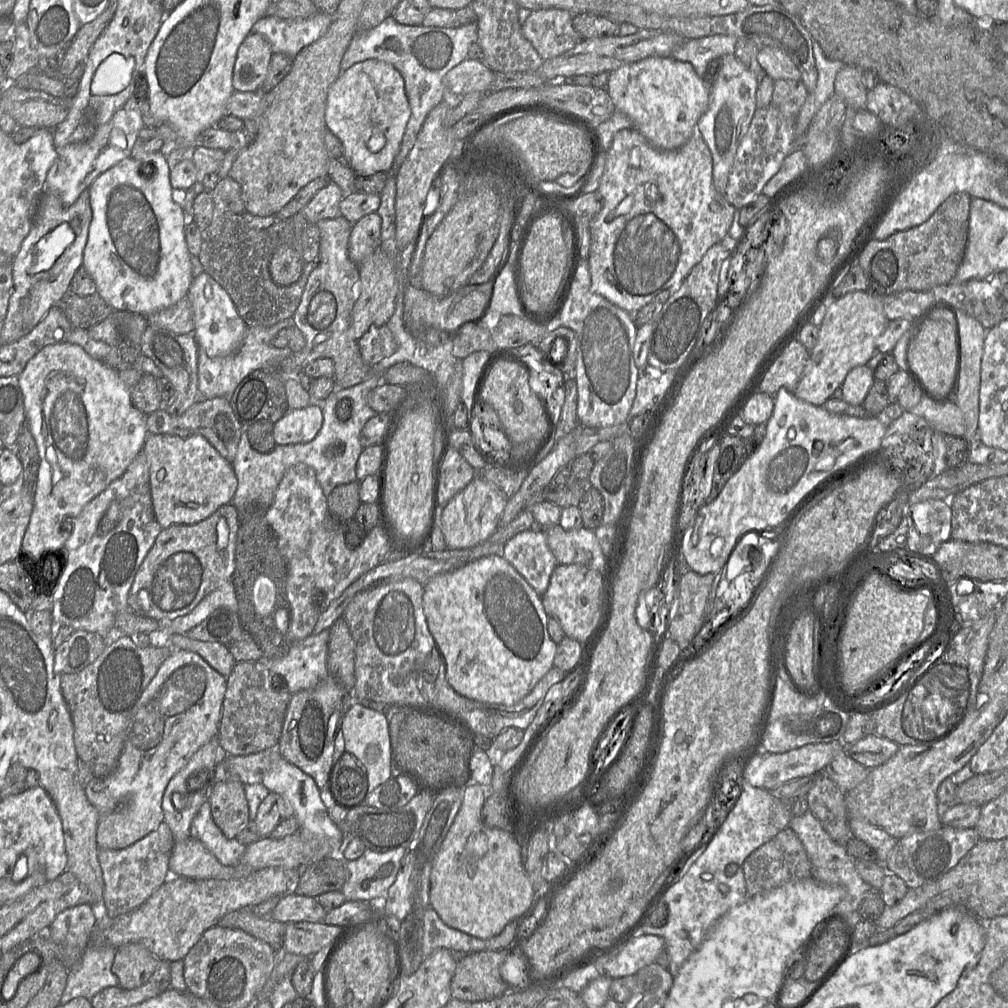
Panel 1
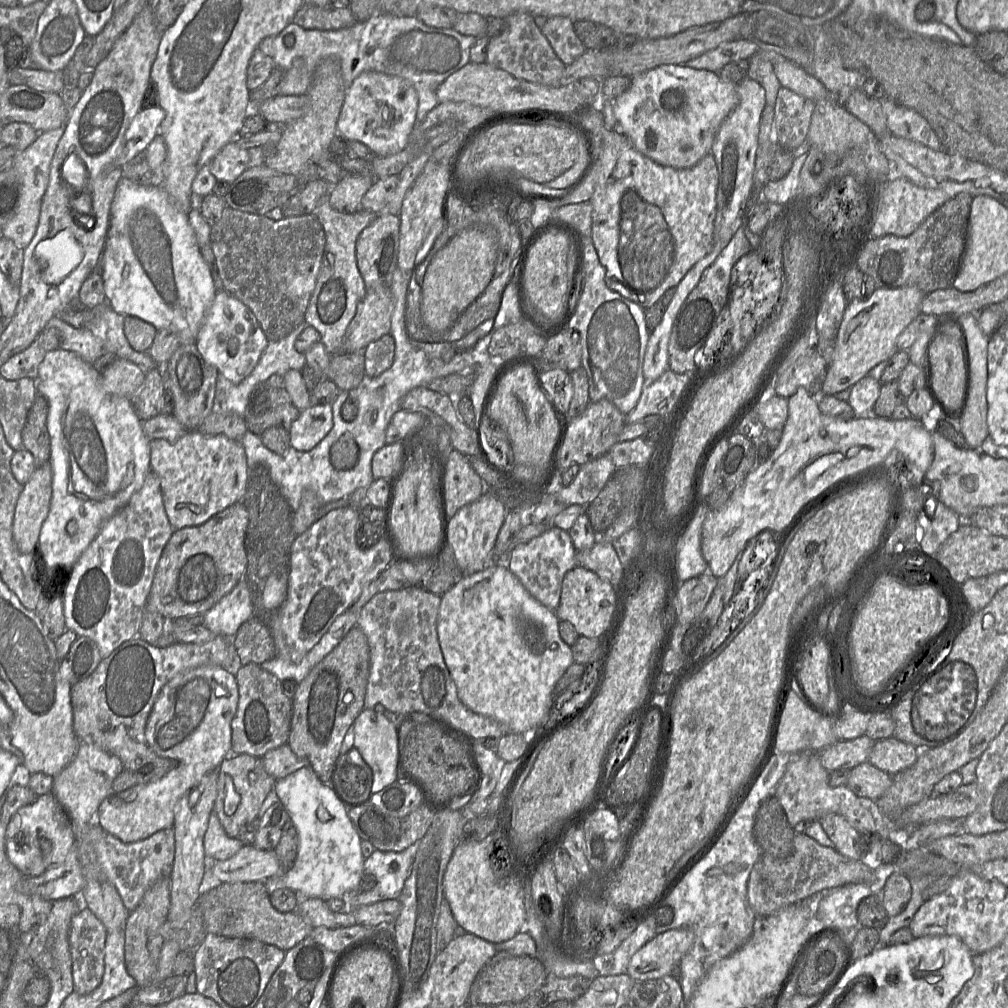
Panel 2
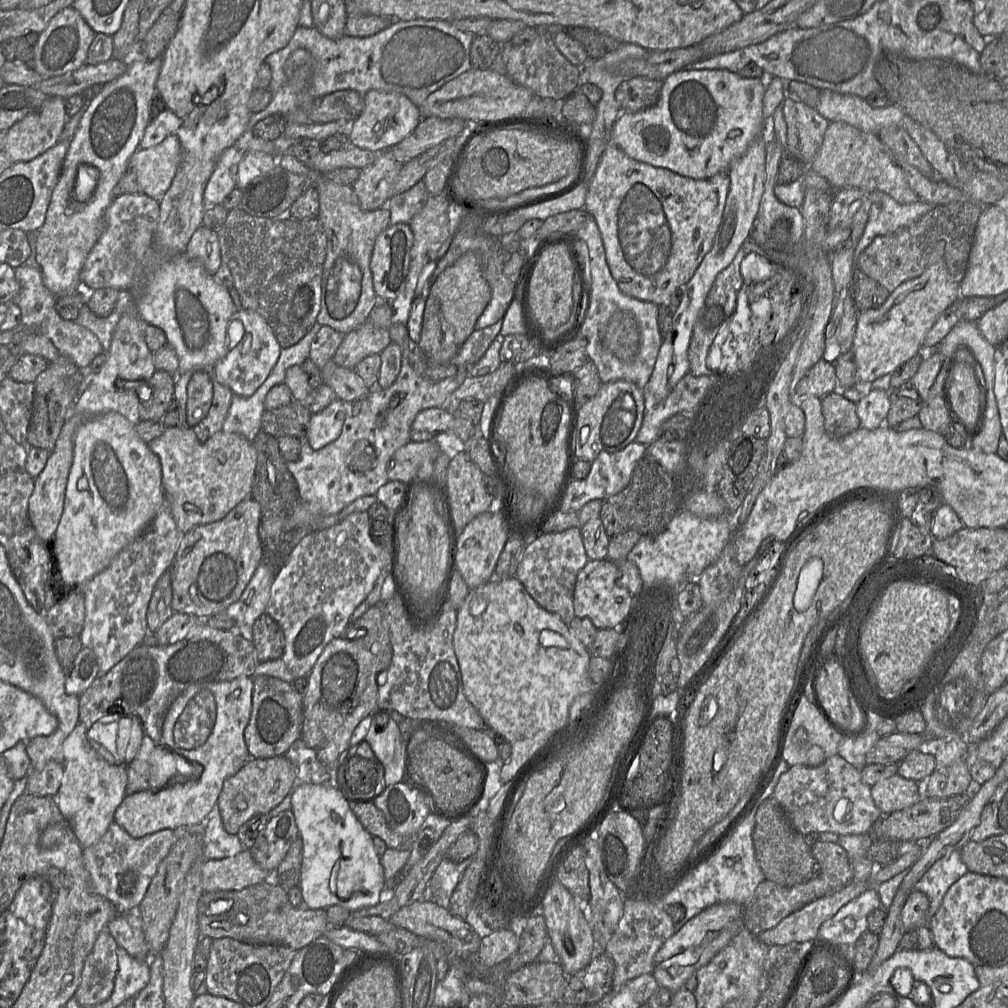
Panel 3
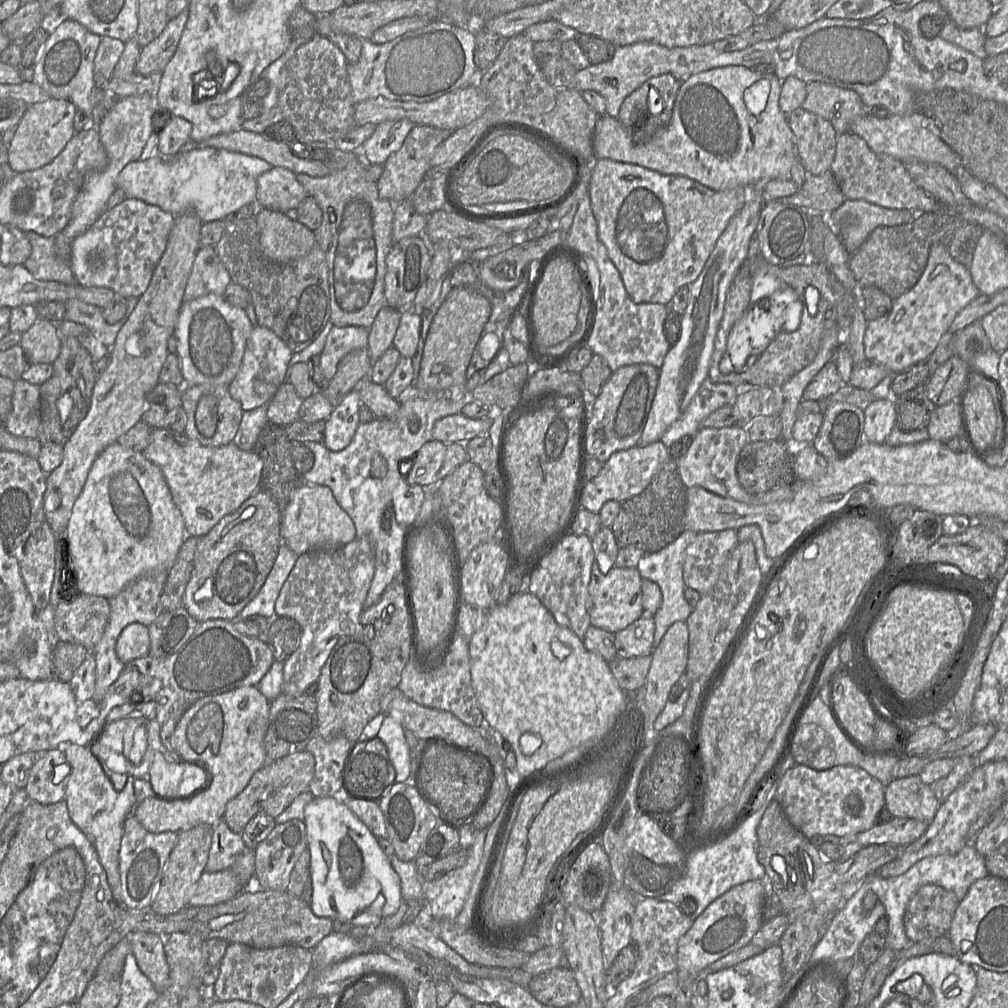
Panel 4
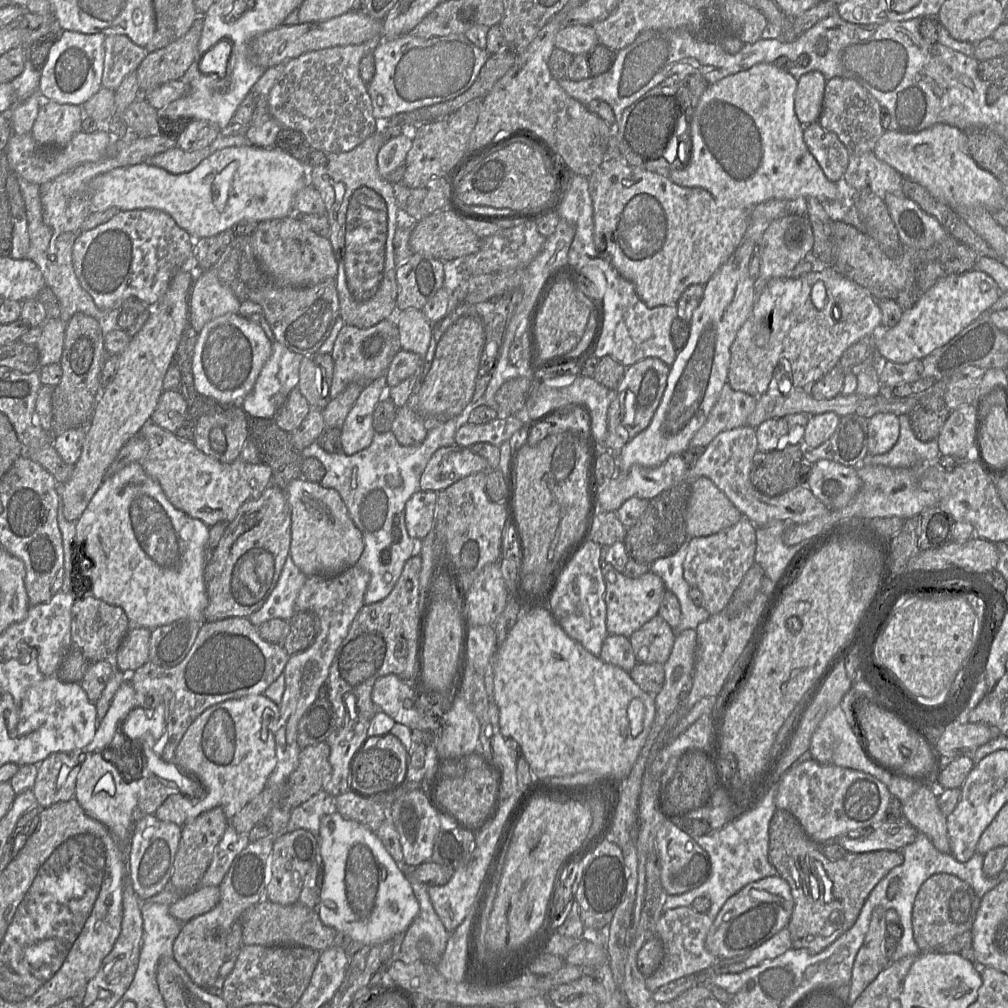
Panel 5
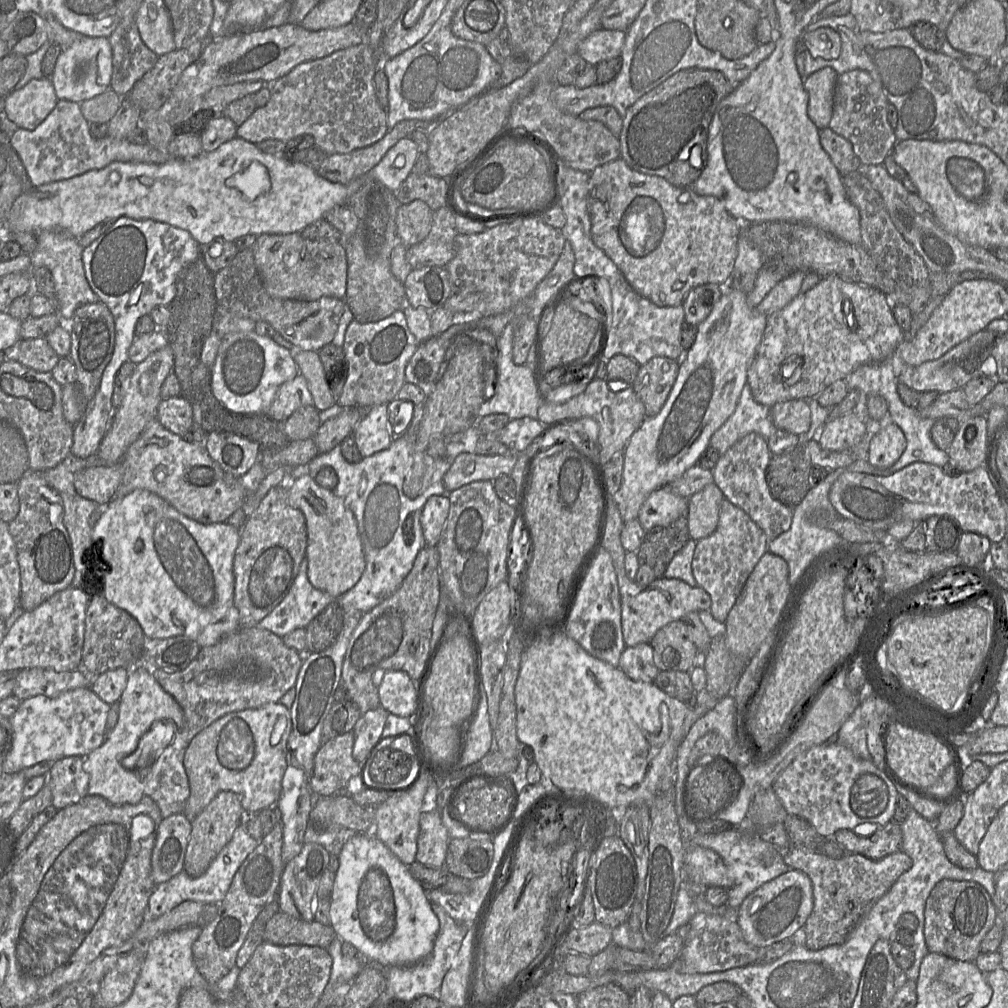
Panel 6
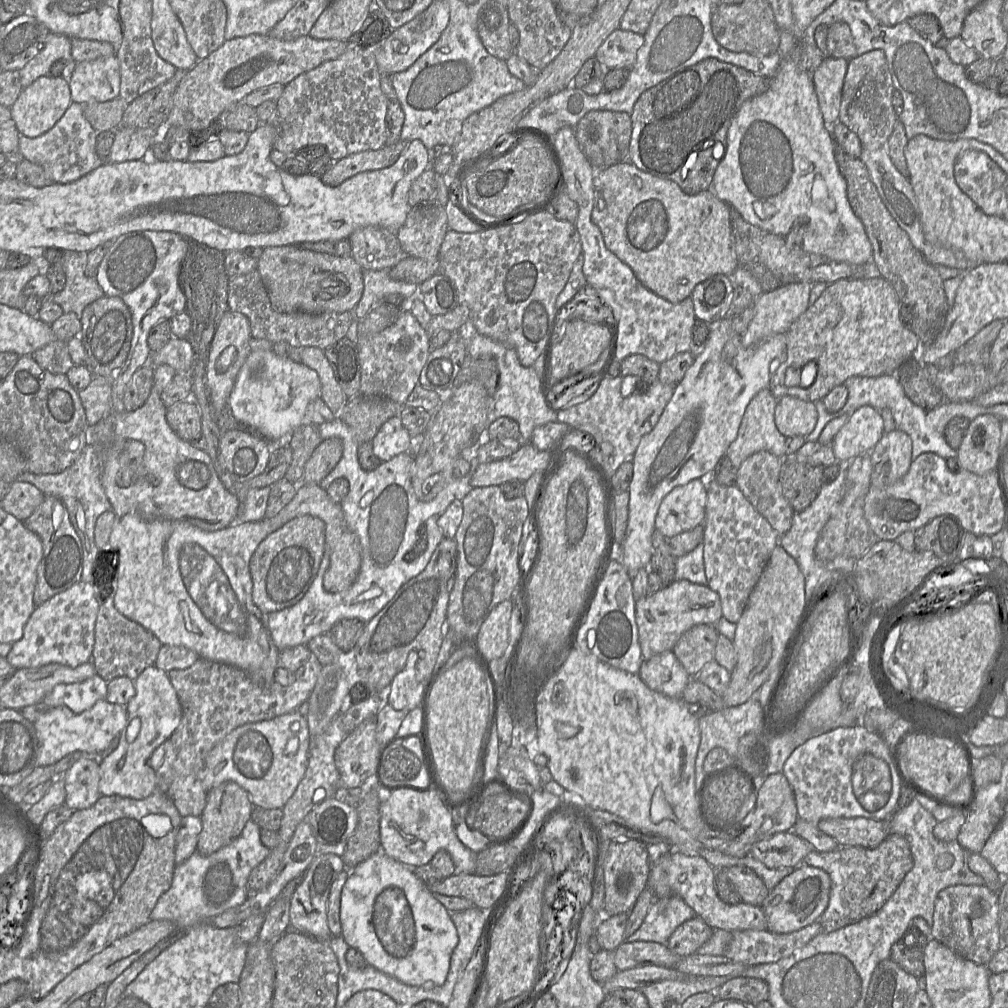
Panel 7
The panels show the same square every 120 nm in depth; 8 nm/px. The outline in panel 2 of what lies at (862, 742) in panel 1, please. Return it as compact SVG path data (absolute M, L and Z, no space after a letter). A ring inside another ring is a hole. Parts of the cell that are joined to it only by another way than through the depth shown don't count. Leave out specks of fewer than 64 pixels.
M891 736L875 741L867 762L894 775L912 766L917 758L918 753L915 746Z

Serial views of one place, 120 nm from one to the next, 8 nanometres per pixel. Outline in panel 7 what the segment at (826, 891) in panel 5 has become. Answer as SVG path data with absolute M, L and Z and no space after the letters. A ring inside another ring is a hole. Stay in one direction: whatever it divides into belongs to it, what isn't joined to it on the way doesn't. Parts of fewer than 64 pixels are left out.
M889 835L876 848L839 847L830 852L813 850L806 856L804 864L821 868L830 876L829 903L817 920L822 926L823 933L829 933L855 924L879 911L896 891L906 874L913 868L914 861L908 841L901 835Z

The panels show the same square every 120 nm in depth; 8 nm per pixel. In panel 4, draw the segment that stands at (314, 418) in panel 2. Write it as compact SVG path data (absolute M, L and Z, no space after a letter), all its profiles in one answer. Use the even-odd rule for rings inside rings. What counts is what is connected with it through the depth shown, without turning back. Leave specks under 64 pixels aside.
M353 389L334 406L331 414L325 420L322 443L331 451L340 451L351 442L360 423L359 408L360 394Z

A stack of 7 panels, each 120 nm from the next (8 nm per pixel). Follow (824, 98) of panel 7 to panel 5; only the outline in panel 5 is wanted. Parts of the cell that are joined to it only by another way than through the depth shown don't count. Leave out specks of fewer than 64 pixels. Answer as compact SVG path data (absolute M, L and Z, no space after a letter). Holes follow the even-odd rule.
M812 71L798 79L794 97L794 110L803 125L817 122L822 111L827 80L819 71Z

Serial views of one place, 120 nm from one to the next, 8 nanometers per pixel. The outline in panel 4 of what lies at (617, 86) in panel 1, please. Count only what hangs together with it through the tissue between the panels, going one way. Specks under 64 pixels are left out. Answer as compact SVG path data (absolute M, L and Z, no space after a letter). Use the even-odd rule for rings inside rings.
M743 66L714 68L681 80L670 122L644 144L635 144L617 118L599 116L592 140L593 158L611 159L666 175L683 176L714 191L763 185L776 179L800 183L807 176L798 161L787 115L779 106L782 80L773 74L754 72Z

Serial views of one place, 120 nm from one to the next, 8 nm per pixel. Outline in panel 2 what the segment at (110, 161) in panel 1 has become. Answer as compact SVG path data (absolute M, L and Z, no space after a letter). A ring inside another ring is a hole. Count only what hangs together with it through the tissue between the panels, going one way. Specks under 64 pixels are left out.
M159 106L141 109L125 132L122 152L112 165L123 168L135 155L145 151L159 134L159 127L164 117L165 111Z

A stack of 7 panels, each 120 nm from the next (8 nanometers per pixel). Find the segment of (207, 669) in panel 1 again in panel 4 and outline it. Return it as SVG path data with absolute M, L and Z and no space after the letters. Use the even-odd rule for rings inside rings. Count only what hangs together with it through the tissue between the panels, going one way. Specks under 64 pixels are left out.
M245 686L241 688L237 688L235 690L219 694L219 695L212 695L212 696L206 696L199 700L197 700L195 703L193 703L181 716L179 719L175 730L173 732L172 736L172 745L173 748L179 756L184 758L185 760L192 761L199 766L203 766L205 771L208 774L208 782L207 785L200 791L194 791L193 795L191 795L188 799L182 800L179 798L173 797L171 794L168 794L165 796L165 798L158 798L158 797L150 797L146 798L142 802L136 804L133 815L137 818L137 820L140 822L140 824L151 833L161 833L166 831L173 831L176 833L182 832L184 830L187 830L189 828L192 828L197 825L209 825L213 826L215 823L217 823L219 820L223 819L223 815L226 809L227 803L237 796L240 792L244 790L244 788L248 785L251 777L253 774L261 769L267 762L265 747L264 747L264 737L267 731L268 726L268 718L269 718L269 708L270 708L270 701L258 690L256 686Z

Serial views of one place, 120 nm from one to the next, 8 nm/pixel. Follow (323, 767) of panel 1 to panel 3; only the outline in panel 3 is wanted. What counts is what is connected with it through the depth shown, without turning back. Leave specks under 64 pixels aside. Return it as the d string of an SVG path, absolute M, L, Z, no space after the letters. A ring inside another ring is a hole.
M381 600L378 604L371 607L365 614L363 614L357 621L350 623L347 628L344 630L343 634L336 639L333 639L324 649L322 654L317 659L313 669L308 678L308 686L306 692L303 694L303 724L301 730L300 739L311 749L316 752L318 760L325 766L334 768L335 771L335 785L336 785L336 770L337 770L337 761L349 748L350 748L350 739L358 724L365 719L366 717L373 715L377 709L378 701L378 688L379 684L377 682L378 675L386 671L392 661L392 646L390 642L389 632L385 627L385 620L383 618L383 612L381 609Z

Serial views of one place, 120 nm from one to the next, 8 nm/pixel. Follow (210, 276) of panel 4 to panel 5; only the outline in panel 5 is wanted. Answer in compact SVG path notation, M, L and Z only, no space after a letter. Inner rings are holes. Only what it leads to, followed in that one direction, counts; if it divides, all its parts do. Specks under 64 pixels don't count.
M208 269L196 273L189 298L189 322L194 331L199 333L210 320L225 315L238 314L240 301L232 290L220 281L214 270Z

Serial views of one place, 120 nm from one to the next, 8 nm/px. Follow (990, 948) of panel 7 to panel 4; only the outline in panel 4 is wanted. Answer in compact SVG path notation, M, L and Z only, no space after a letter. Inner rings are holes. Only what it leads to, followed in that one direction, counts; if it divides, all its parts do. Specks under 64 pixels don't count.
M940 886L921 887L910 900L904 915L909 940L917 943L947 935L958 904L957 897Z

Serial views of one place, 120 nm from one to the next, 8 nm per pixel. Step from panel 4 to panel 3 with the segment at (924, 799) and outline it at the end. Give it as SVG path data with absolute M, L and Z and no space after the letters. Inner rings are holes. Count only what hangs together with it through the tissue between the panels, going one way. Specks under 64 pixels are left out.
M898 774L872 785L871 795L883 814L890 814L910 807L924 797L922 795L922 783Z

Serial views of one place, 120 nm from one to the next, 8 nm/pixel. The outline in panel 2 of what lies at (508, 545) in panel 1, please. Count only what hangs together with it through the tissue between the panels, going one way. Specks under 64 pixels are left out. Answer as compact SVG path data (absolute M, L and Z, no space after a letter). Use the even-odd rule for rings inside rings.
M551 525L540 536L518 545L501 560L532 597L555 611L560 602L562 581L566 573L577 566L576 553L569 532Z

